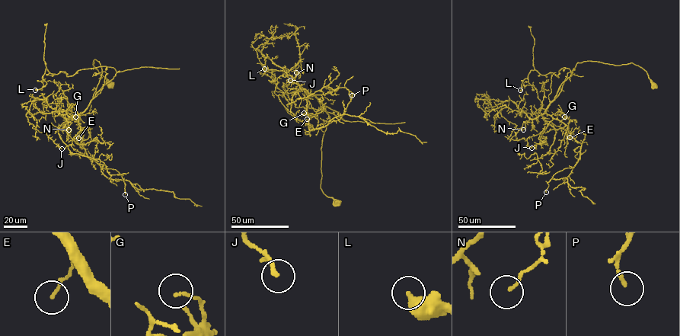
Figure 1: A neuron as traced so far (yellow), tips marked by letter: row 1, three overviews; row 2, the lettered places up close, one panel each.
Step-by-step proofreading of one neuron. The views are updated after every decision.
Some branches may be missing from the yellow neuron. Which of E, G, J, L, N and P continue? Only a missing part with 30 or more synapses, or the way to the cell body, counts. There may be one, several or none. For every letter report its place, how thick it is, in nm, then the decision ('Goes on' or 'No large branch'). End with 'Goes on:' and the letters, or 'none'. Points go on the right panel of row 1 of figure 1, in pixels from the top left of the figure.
E: Place: (569, 137). Thickness 110 nm. No large branch
G: Place: (564, 116). Thickness 130 nm. No large branch
J: Place: (531, 148). Thickness 130 nm. No large branch
L: Place: (520, 90). Thickness 600 nm. No large branch
N: Place: (523, 129). Thickness 110 nm. No large branch
P: Place: (546, 192). Thickness 150 nm. No large branch
Goes on: none

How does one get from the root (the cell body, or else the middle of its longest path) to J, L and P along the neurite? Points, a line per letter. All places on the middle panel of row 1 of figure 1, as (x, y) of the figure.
J: (337, 202), (320, 187), (330, 116), (304, 91), (292, 97), (288, 111), (274, 91), (278, 77), (290, 80)
L: (337, 202), (320, 187), (330, 119), (320, 104), (344, 120), (296, 107), (276, 84), (276, 70), (264, 68)
P: (337, 202), (320, 187), (330, 116), (313, 95), (307, 104), (308, 128), (319, 129), (340, 119), (352, 95)

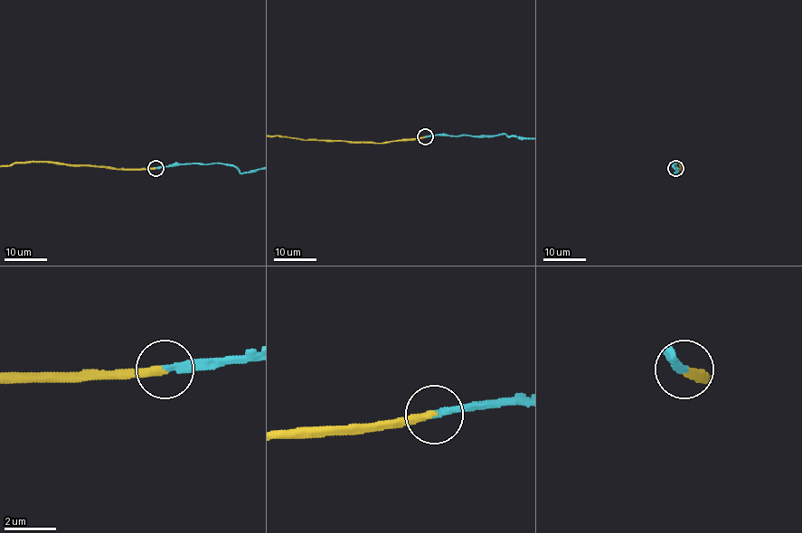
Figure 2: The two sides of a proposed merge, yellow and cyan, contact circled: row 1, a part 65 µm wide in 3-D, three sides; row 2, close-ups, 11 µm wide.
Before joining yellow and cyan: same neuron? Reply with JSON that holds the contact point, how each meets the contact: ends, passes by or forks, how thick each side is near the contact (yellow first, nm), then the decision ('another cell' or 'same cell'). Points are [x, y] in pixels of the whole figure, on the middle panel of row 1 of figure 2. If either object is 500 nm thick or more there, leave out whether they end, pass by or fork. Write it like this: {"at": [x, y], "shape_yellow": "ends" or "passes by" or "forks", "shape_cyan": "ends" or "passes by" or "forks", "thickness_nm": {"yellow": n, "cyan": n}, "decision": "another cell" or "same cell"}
{"at": [425, 136], "shape_yellow": "ends", "shape_cyan": "ends", "thickness_nm": {"yellow": 300, "cyan": 280}, "decision": "same cell"}

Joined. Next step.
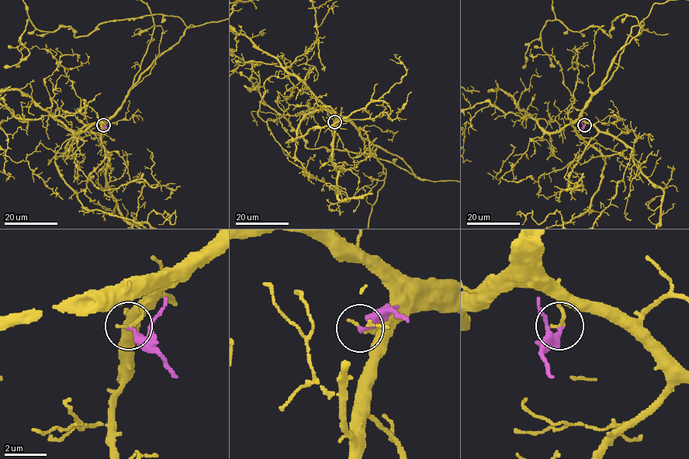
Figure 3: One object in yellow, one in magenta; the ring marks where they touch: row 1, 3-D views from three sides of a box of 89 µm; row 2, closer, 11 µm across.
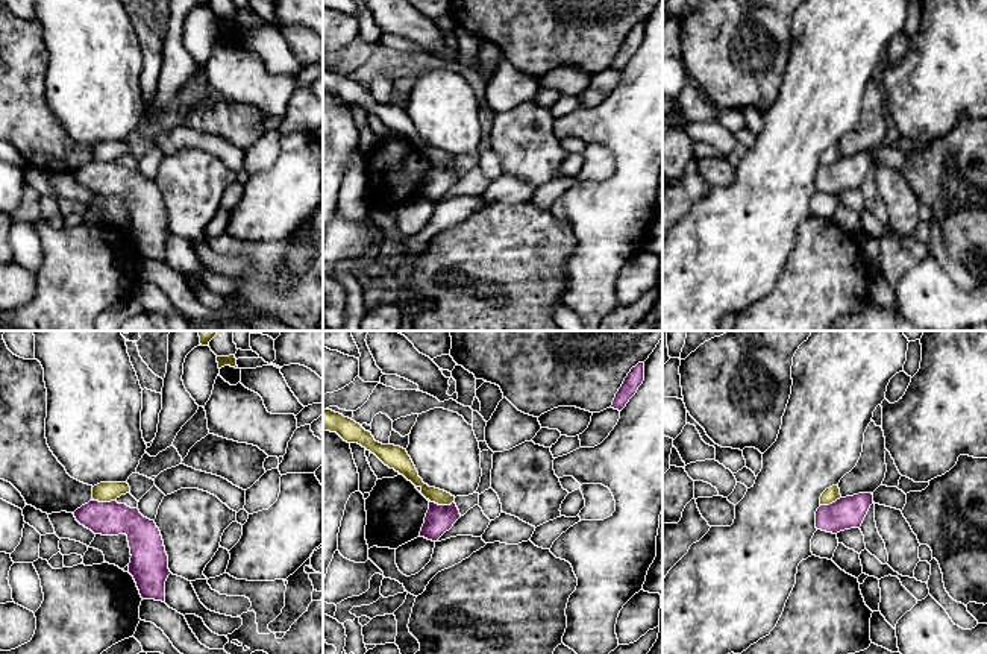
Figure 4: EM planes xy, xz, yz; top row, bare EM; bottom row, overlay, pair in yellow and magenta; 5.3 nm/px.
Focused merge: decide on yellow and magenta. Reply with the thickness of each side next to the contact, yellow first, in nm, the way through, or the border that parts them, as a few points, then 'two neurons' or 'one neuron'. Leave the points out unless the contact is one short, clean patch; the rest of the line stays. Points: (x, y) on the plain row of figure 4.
calibres 80 and 150 nm; border xz (428, 158), (438, 164), (454, 163); two neurons

